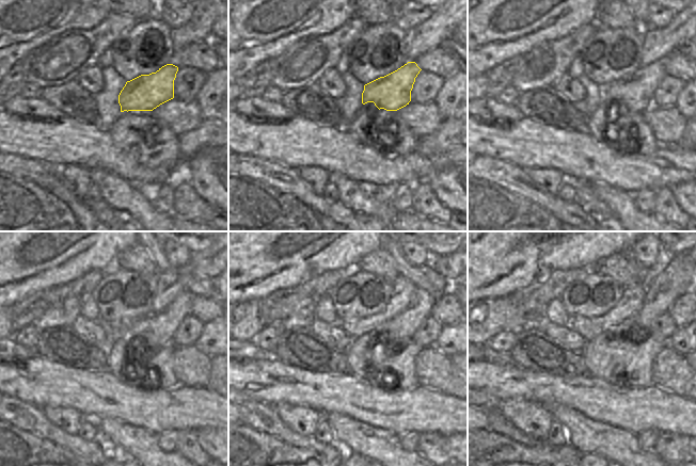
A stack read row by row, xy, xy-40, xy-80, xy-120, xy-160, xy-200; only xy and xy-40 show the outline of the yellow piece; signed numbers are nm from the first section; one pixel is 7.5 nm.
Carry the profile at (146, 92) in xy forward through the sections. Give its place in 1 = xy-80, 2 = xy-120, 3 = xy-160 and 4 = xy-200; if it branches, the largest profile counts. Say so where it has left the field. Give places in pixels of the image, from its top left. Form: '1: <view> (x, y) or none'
1: xy-80 (635, 92)
2: xy-120 (156, 331)
3: xy-160 (430, 286)
4: xy-200 (681, 274)

